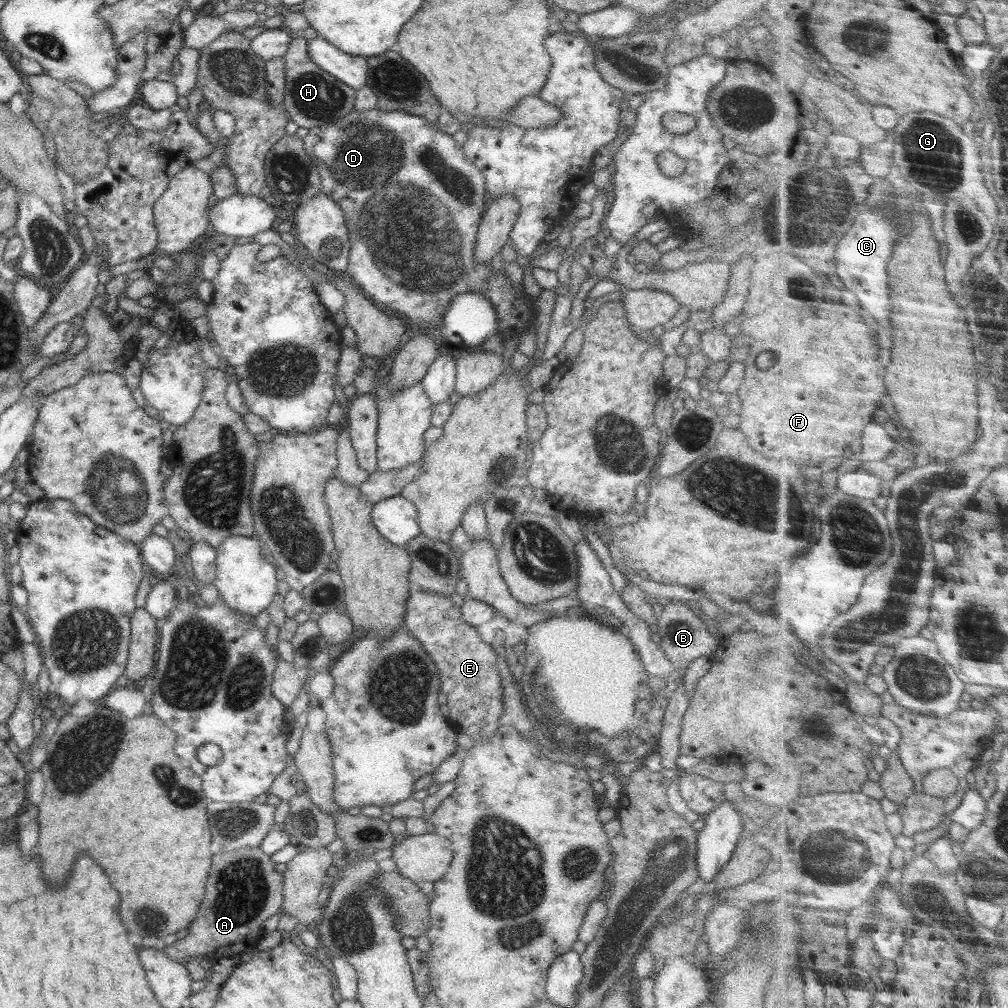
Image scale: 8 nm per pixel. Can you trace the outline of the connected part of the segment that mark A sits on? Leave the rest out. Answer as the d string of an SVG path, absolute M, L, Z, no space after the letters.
M258 846L241 848L238 851L224 851L222 848L218 854L214 854L212 868L208 872L208 882L206 882L206 894L200 903L197 918L190 924L188 934L182 940L178 939L169 946L162 945L165 954L174 962L185 965L193 956L205 956L213 962L218 958L239 955L241 952L250 955L256 952L259 940L266 933L262 922L283 910L283 876L274 869L274 865L271 856Z

